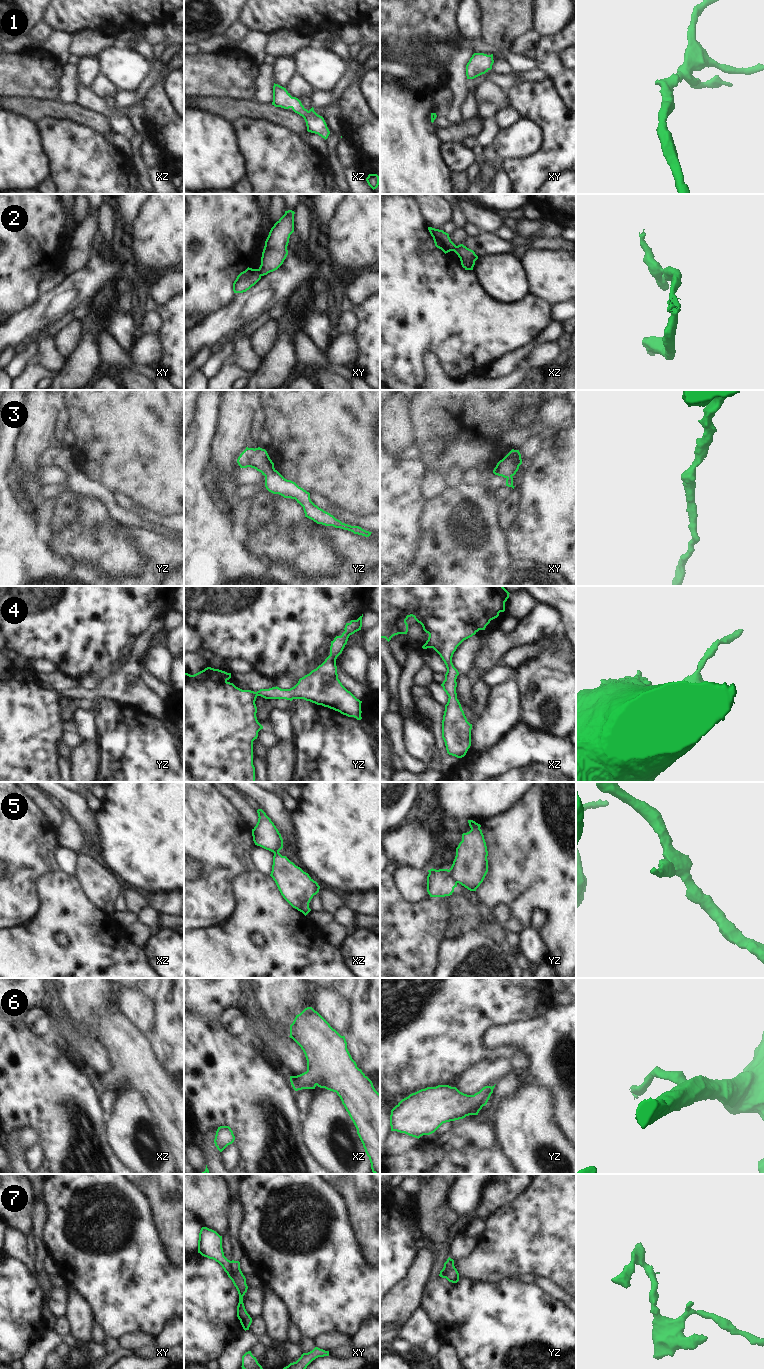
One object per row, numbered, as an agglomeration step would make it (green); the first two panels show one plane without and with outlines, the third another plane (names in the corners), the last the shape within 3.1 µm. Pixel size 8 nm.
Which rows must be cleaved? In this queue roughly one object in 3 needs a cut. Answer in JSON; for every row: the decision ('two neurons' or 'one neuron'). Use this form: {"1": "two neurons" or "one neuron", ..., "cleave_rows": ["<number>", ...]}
{"1": "one neuron", "2": "two neurons", "3": "one neuron", "4": "one neuron", "5": "two neurons", "6": "one neuron", "7": "two neurons", "cleave_rows": ["2", "5", "7"]}

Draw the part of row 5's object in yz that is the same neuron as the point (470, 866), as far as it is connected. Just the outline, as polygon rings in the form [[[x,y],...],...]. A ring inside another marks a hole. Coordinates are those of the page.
[[[468,820],[468,823],[471,830],[462,834],[449,871],[457,883],[476,891],[488,872],[488,851],[481,825],[473,820]]]

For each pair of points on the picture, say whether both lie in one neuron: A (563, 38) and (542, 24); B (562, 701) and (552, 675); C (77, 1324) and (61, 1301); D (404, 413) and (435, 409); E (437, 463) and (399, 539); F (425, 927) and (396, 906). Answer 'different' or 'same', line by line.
A: different
B: same
C: different
D: different
E: different
F: same

